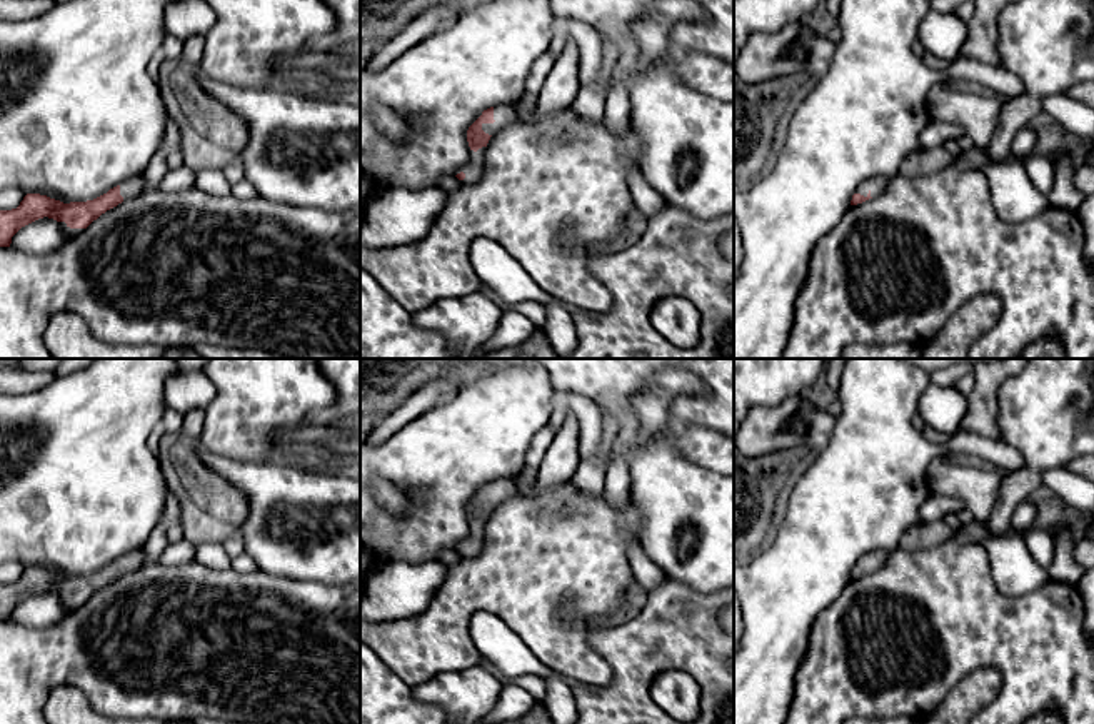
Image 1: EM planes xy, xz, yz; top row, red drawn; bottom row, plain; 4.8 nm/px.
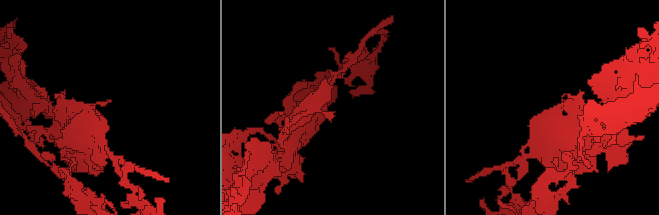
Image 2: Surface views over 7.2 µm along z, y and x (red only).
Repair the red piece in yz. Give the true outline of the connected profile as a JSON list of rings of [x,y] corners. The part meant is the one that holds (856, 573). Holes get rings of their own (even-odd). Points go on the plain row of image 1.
[[[884,549],[867,552],[866,556],[859,559],[856,567],[852,569],[851,579],[857,579],[881,569],[884,562],[887,561],[887,557],[889,557],[889,552]]]

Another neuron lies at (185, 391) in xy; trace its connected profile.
[[[182,369],[167,380],[163,394],[165,404],[185,415],[195,409],[205,410],[215,397],[215,385],[202,370]]]

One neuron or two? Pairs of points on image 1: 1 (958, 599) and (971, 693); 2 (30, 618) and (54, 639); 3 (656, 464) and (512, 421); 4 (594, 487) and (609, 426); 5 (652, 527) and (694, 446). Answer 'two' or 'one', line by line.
1: two
2: two
3: two
4: one
5: two

